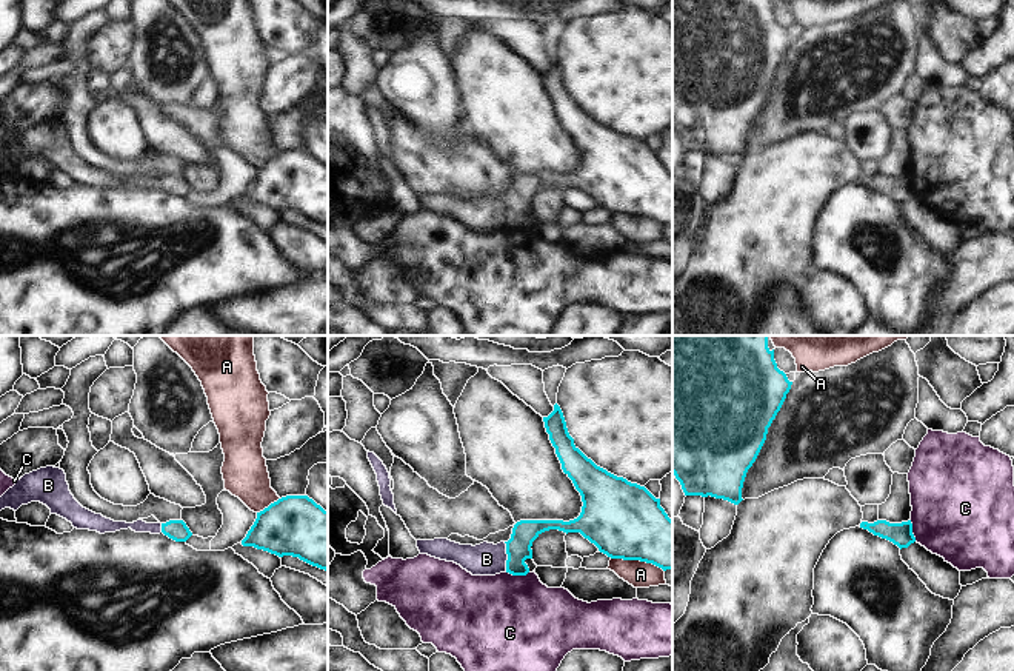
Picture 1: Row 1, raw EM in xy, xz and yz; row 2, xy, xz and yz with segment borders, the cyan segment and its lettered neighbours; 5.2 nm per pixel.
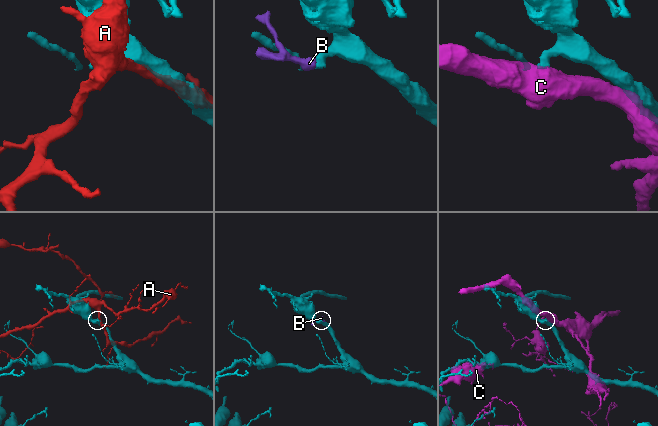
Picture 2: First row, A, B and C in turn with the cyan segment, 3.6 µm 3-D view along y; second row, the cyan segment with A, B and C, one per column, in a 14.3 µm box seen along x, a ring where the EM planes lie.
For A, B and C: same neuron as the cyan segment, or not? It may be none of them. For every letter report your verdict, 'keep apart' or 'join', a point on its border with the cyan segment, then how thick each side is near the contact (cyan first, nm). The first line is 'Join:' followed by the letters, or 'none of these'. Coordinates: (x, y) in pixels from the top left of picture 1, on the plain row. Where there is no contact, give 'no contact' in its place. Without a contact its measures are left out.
Join: B
A: keep apart; contact xz (637, 214); calibres 400 and 140 nm
B: join; contact xz (508, 213); calibres 130 and 180 nm
C: keep apart; contact xz (517, 230); calibres 130 and 500 nm

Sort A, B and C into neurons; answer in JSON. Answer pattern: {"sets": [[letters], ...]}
{"sets": [["A"], ["B"], ["C"]]}

